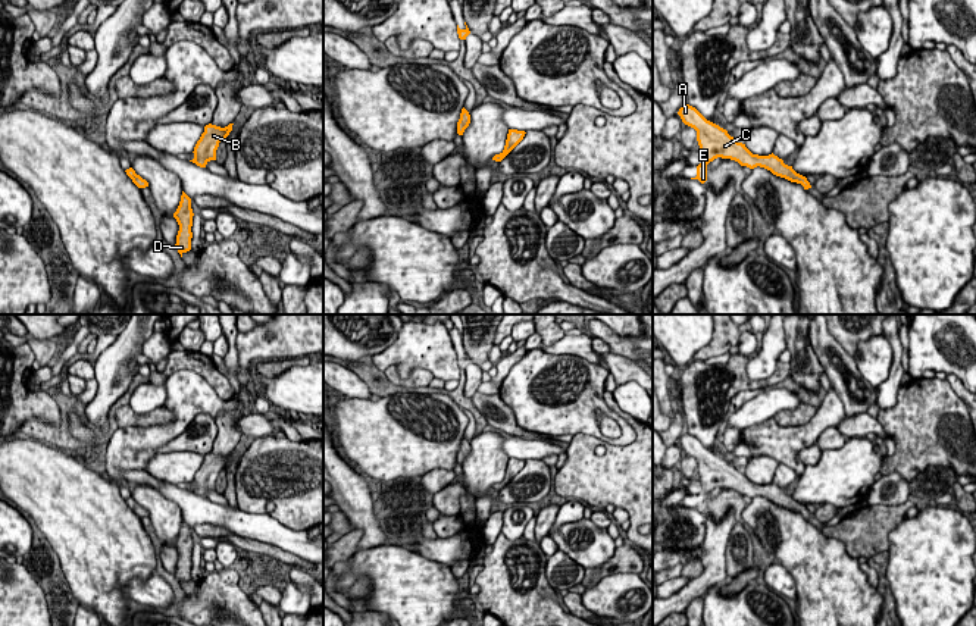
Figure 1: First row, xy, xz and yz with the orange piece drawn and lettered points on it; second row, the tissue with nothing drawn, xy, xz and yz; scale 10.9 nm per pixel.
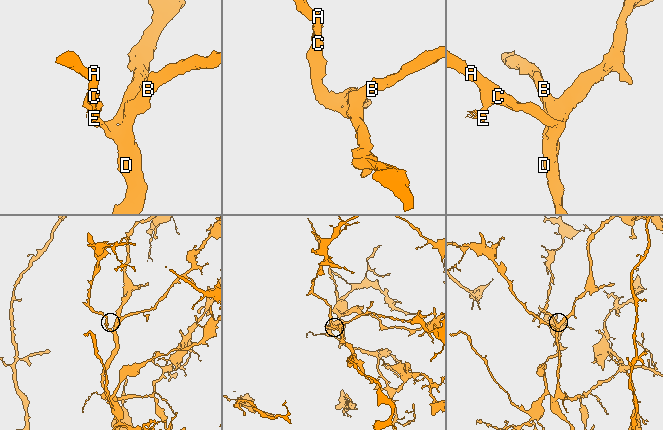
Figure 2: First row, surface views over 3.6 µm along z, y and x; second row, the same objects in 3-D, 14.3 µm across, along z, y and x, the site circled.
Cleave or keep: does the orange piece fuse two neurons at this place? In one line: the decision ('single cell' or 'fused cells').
single cell

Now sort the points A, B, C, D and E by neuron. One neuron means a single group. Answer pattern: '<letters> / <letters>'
A B C D E

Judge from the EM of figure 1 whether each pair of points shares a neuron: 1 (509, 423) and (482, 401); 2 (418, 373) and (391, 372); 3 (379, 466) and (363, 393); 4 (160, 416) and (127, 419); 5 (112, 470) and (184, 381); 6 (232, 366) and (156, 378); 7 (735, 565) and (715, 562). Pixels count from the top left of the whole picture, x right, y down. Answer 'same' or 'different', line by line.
1: same
2: same
3: different
4: same
5: same
6: different
7: different

